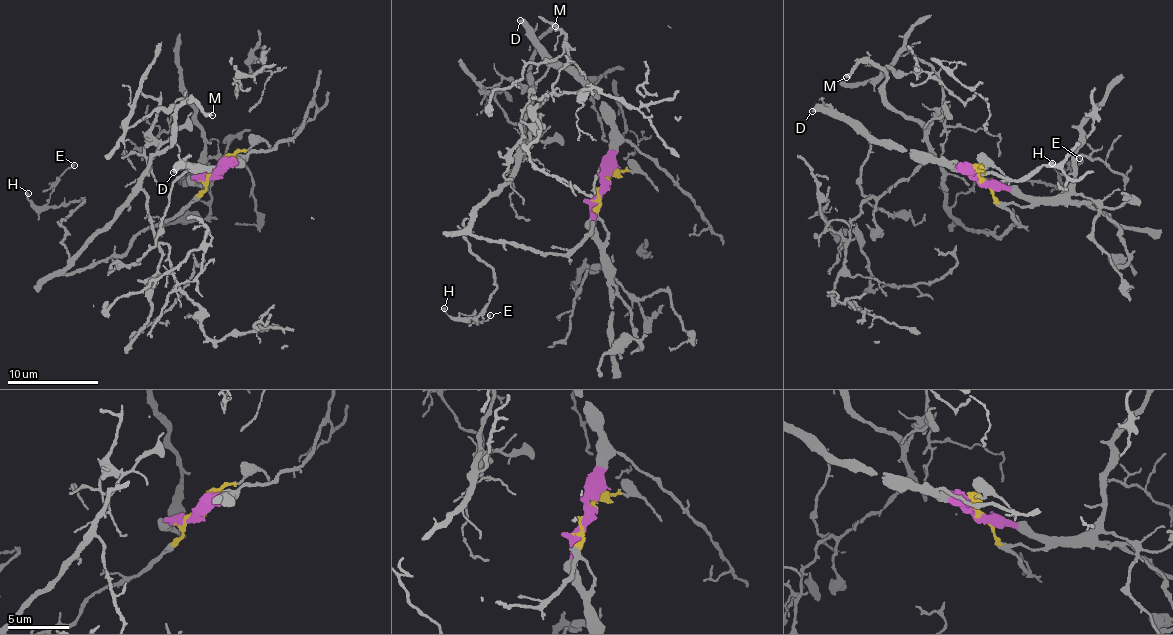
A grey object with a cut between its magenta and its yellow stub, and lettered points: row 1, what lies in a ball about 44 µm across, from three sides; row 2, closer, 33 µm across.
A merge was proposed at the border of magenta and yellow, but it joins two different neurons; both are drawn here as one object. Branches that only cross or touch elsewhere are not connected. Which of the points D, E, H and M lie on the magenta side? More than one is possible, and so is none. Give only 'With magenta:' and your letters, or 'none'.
With magenta: D

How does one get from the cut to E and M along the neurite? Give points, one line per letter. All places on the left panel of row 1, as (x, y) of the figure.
E: (215, 172), (123, 254), (63, 272), (63, 218), (83, 202), (57, 207), (49, 194), (75, 164)
M: (215, 172), (200, 196), (141, 229), (123, 254), (63, 272), (171, 144), (175, 110), (193, 99), (213, 114)

